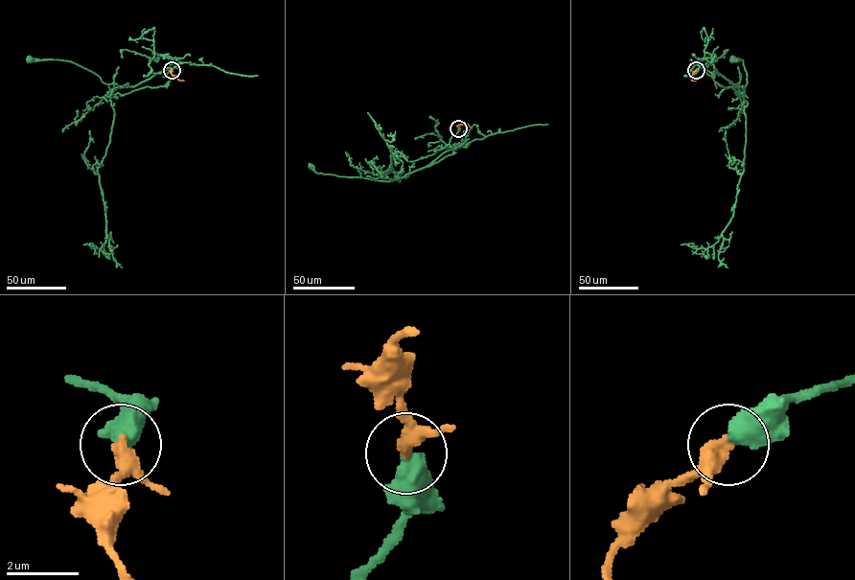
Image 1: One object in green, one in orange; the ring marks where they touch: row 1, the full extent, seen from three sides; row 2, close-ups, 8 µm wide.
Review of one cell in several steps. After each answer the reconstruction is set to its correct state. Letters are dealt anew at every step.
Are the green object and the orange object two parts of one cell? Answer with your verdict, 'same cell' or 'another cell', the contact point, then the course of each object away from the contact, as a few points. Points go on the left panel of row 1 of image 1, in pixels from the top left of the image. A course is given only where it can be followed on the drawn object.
same cell; place (172, 70); course green (172, 70), (166, 67), (165, 76), (170, 70), (111, 92), (97, 75), (70, 61), (31, 60); course orange (172, 70), (175, 78), (184, 81)

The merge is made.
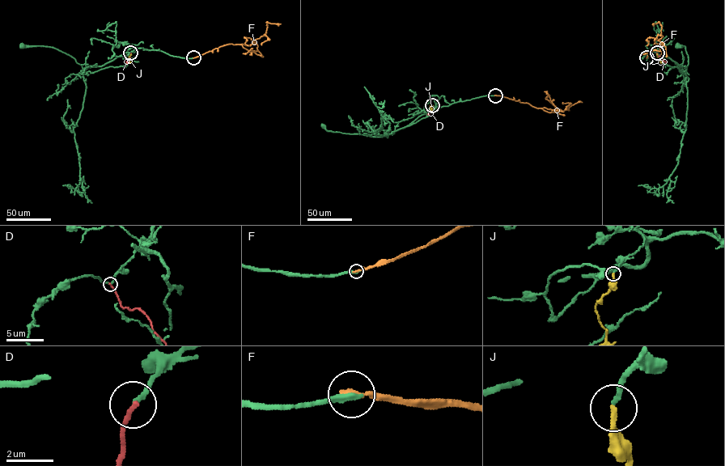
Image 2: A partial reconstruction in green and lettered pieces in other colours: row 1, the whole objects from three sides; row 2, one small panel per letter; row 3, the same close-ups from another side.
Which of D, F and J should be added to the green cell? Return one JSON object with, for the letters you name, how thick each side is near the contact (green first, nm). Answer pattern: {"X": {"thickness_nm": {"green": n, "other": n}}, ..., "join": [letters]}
{"J": {"thickness_nm": {"green": 190, "other": 240}}, "join": ["J"]}

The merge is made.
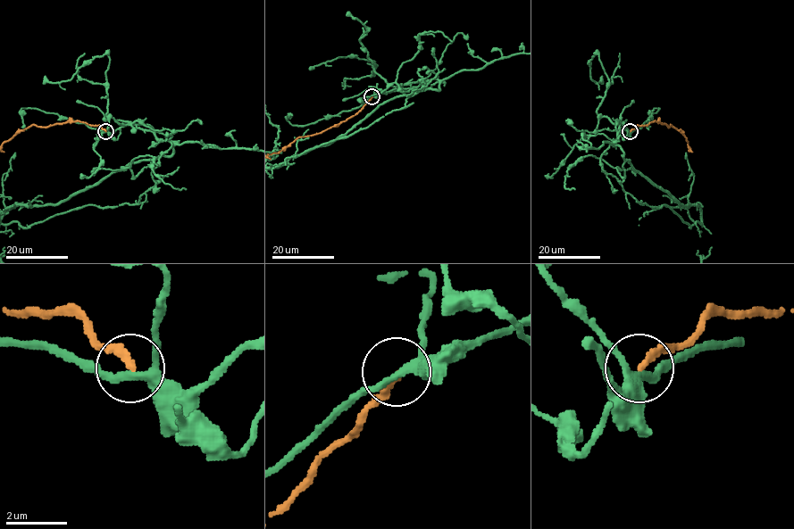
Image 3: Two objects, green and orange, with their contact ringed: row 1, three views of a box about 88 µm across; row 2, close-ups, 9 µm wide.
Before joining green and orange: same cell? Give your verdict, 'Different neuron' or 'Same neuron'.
Different neuron

